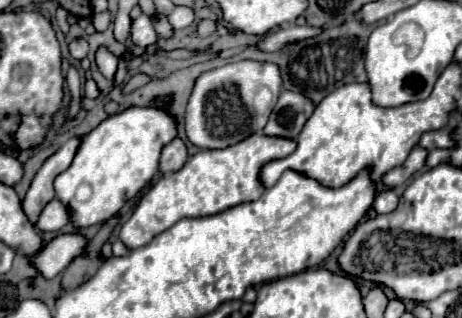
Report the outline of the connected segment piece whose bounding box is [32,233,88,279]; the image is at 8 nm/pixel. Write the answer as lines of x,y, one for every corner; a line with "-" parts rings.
70,233
70,235
60,235
52,241
48,241
44,245
44,249
32,257
34,267
46,277
52,279
56,277
60,271
66,269
66,265
70,265
70,261
78,255
84,253
88,241
80,235
80,233

